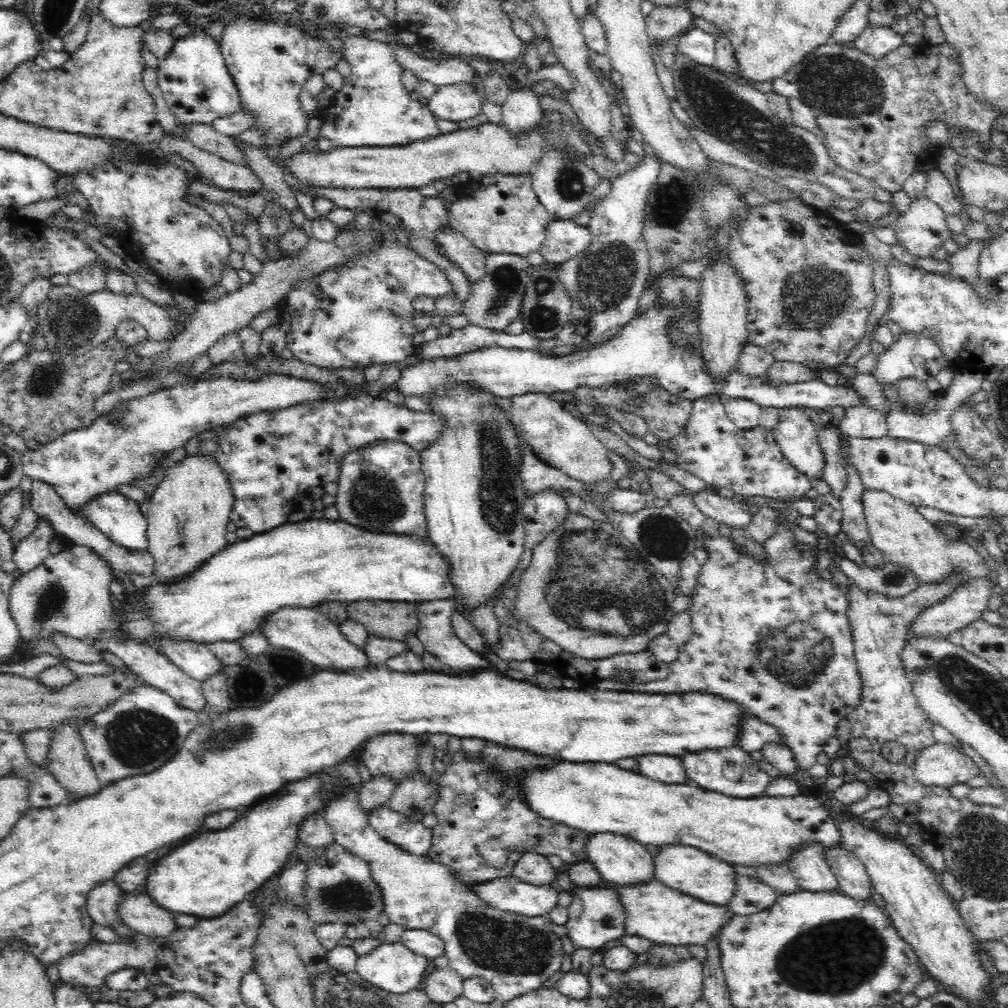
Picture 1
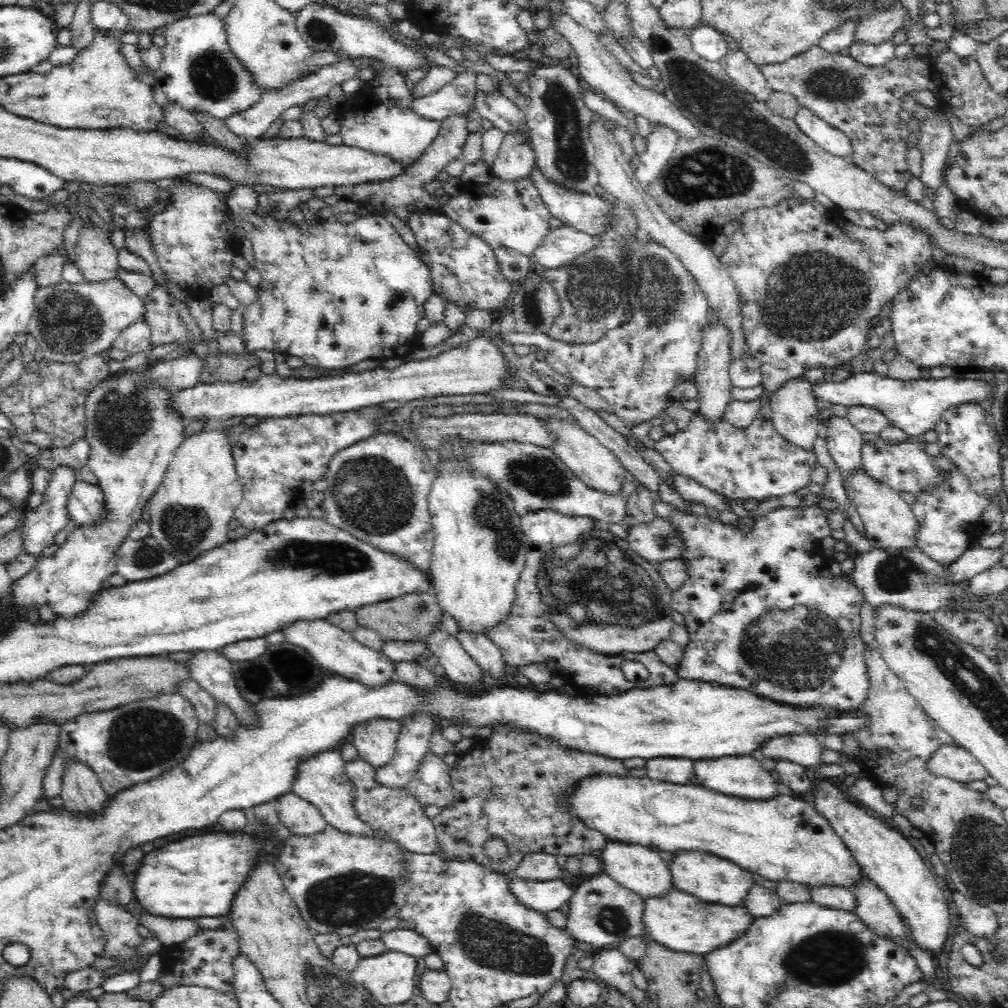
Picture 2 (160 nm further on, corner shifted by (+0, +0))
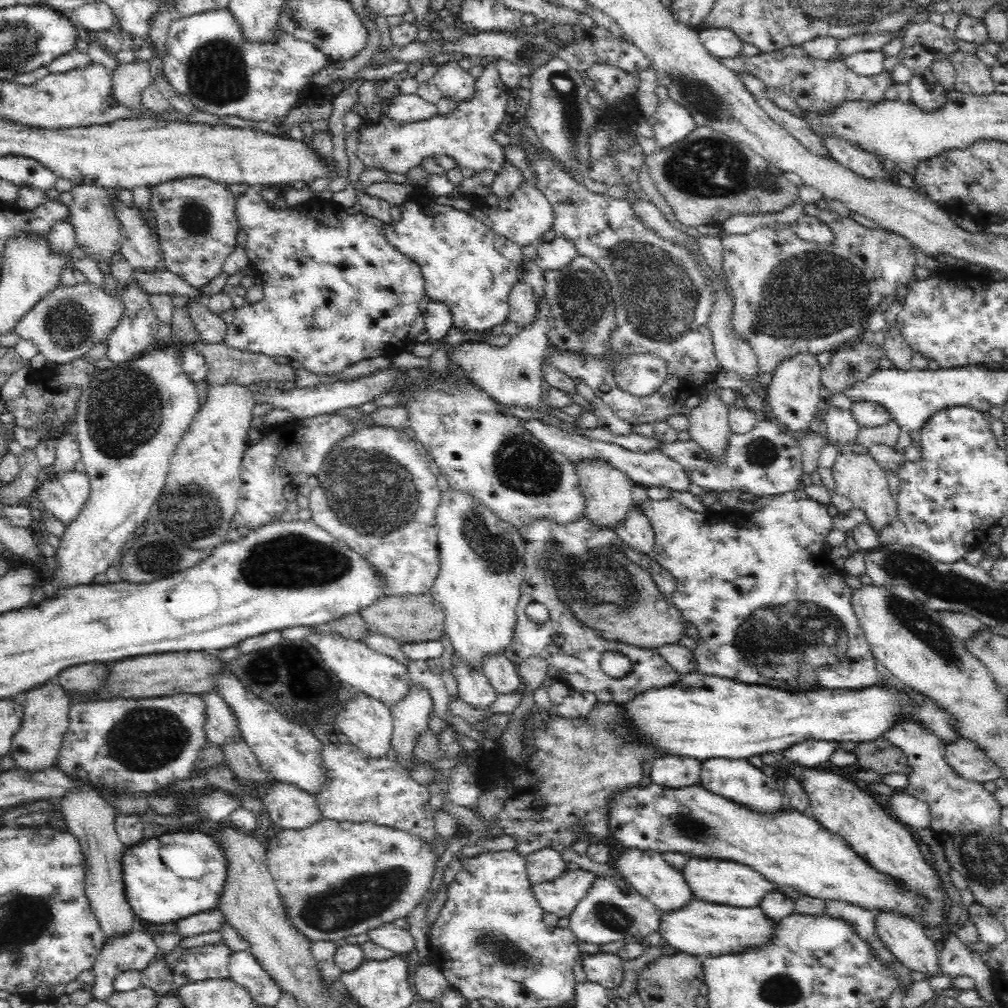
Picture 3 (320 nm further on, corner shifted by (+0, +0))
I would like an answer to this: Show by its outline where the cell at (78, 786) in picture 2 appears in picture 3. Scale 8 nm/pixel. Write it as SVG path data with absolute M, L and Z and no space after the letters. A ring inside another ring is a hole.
M74 787L59 798L61 812L67 830L72 831L84 851L86 861L86 896L92 913L96 915L104 940L110 935L127 933L132 929L134 911L126 899L124 852L126 847L118 838L115 821L119 812L114 803L100 795L100 791L92 787Z

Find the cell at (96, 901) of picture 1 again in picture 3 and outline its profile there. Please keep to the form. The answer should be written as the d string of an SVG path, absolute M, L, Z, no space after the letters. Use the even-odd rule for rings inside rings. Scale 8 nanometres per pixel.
M131 930L119 935L110 935L103 944L102 950L98 955L98 960L94 963L94 982L92 983L92 998L98 1001L107 1002L107 998L115 992L113 982L118 974L129 971L141 971L152 962L152 958L158 951L154 945L153 935L138 930Z

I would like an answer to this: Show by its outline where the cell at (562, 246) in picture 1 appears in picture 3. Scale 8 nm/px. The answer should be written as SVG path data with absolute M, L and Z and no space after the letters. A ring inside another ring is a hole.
M556 235L553 240L539 242L537 249L538 254L532 260L543 272L565 269L579 256L576 243L566 235Z

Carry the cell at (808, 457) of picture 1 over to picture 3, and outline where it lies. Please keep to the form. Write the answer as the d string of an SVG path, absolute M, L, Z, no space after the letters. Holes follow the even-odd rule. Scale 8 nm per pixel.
M794 356L786 362L780 363L770 384L765 386L765 397L770 407L771 417L776 420L784 430L795 437L805 434L813 429L817 423L818 402L822 390L821 367L816 356Z

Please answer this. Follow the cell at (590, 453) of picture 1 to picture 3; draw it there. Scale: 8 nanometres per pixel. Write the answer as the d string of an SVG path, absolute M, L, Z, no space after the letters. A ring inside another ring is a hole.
M592 457L591 459L576 459L572 462L575 466L579 485L586 497L586 510L584 517L590 517L596 525L602 527L614 528L616 523L619 523L624 515L627 514L629 508L634 505L631 497L630 477L626 473L614 467L610 461L600 459L600 457Z

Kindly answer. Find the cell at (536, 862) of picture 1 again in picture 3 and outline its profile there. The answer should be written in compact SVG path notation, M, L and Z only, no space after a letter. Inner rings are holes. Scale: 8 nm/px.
M552 848L537 850L525 856L525 869L531 884L551 882L565 873L567 862Z

